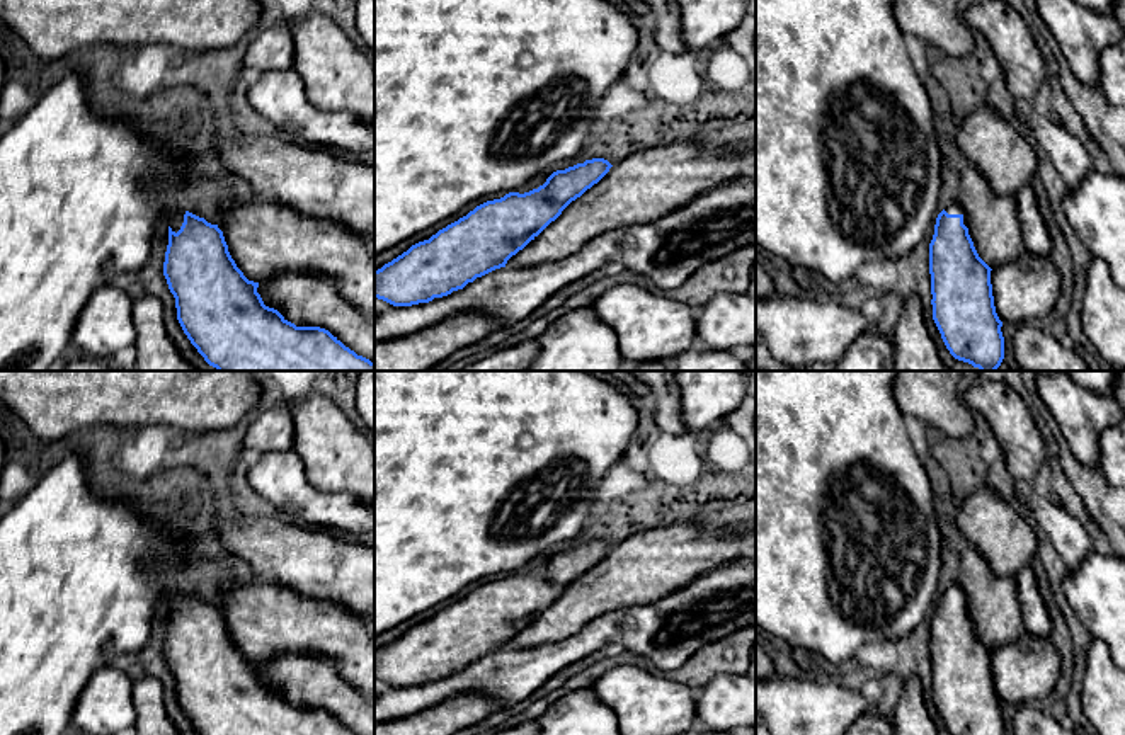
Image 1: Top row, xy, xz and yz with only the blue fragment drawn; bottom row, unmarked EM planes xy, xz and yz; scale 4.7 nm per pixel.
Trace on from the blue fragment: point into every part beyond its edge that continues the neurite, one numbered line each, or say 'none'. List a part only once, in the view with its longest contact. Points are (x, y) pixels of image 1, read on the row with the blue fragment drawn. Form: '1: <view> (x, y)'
1: xy (176, 220)

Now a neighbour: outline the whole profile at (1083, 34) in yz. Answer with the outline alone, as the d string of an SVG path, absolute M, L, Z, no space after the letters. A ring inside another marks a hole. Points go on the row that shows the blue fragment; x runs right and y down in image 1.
M1035 0L1035 5L1076 78L1096 90L1099 53L1123 39L1116 19L1091 12L1074 0Z

